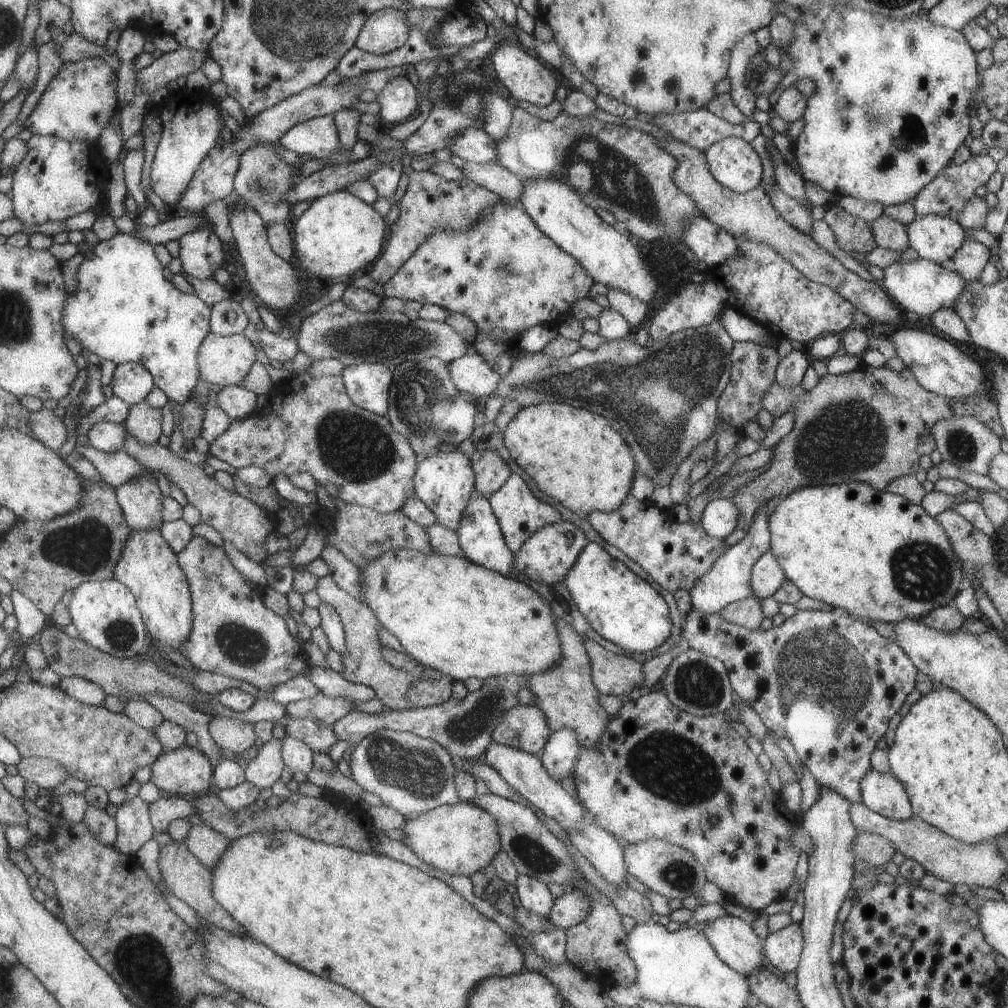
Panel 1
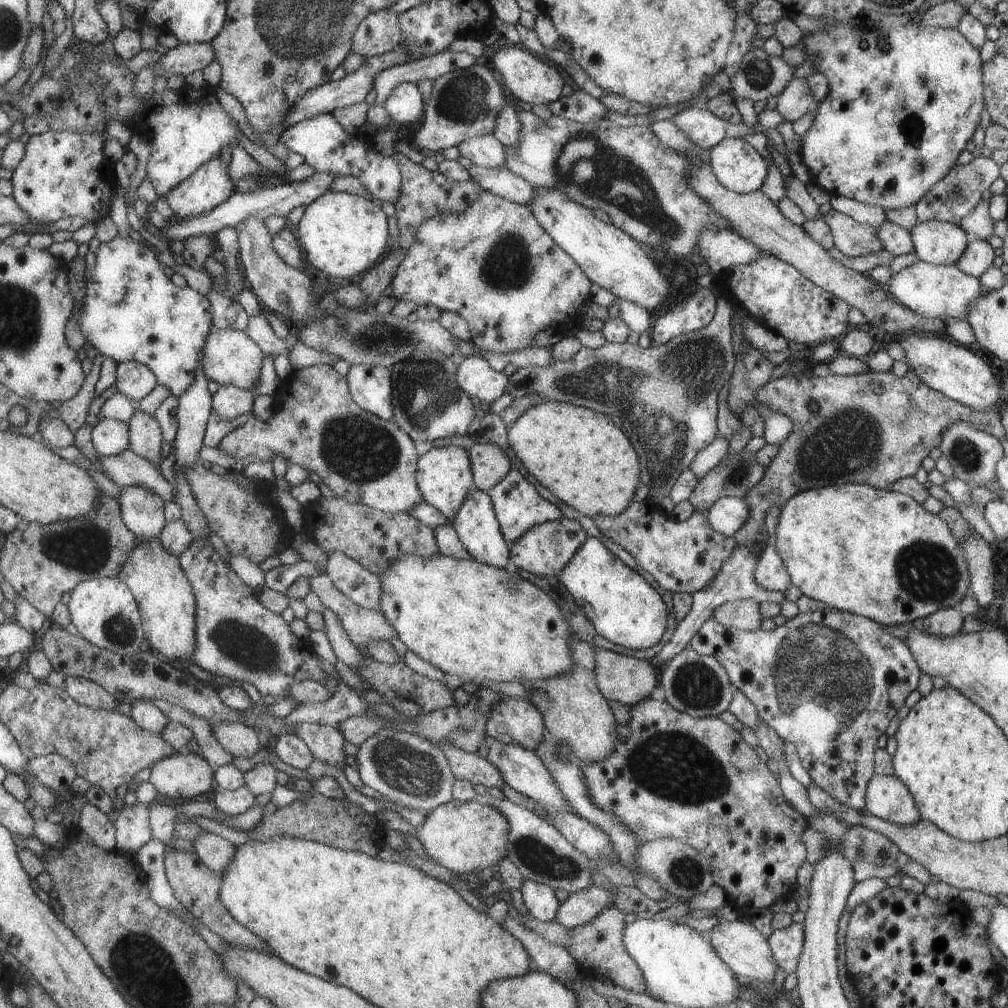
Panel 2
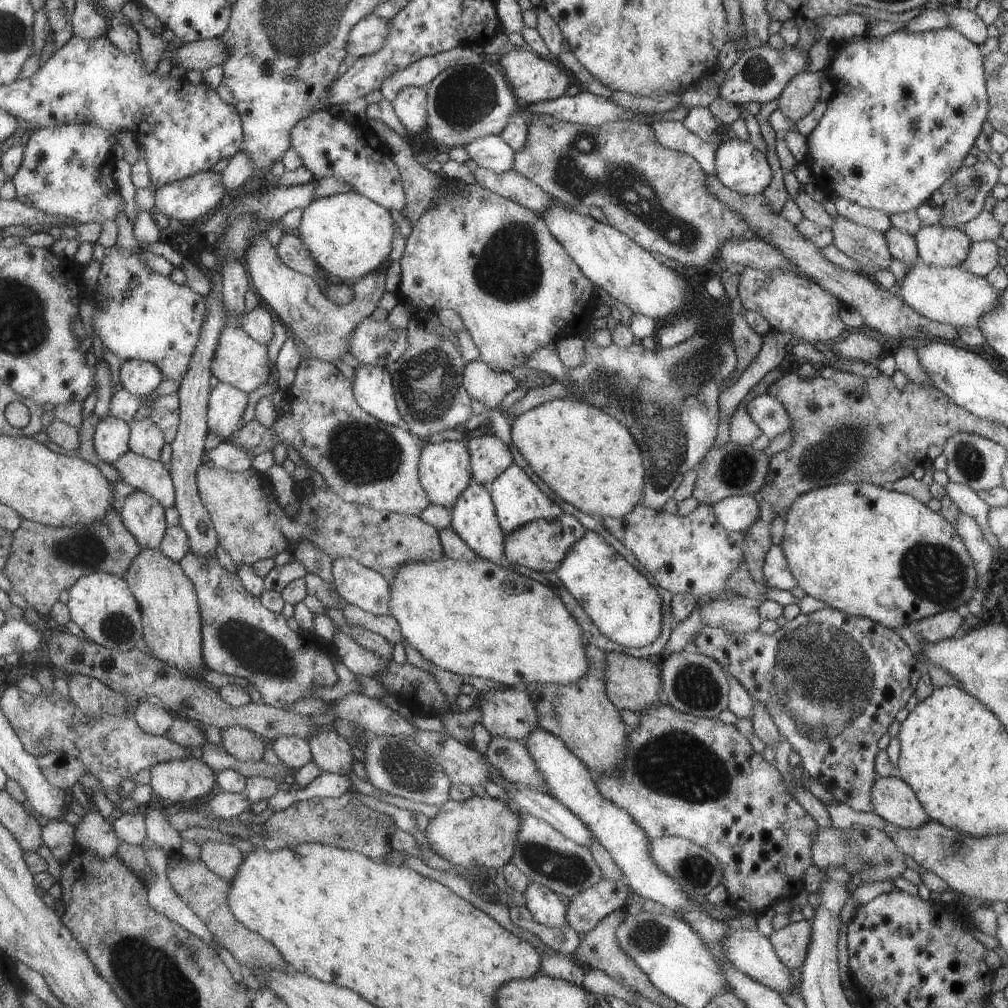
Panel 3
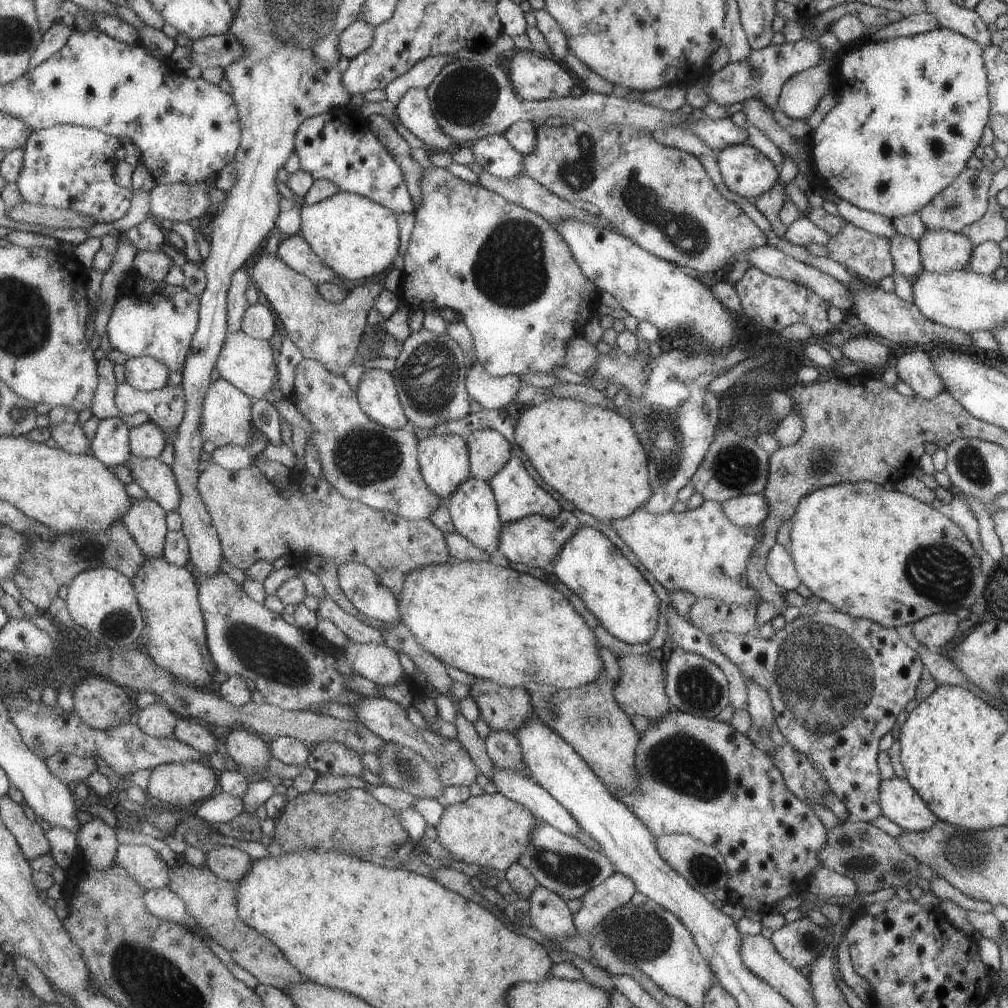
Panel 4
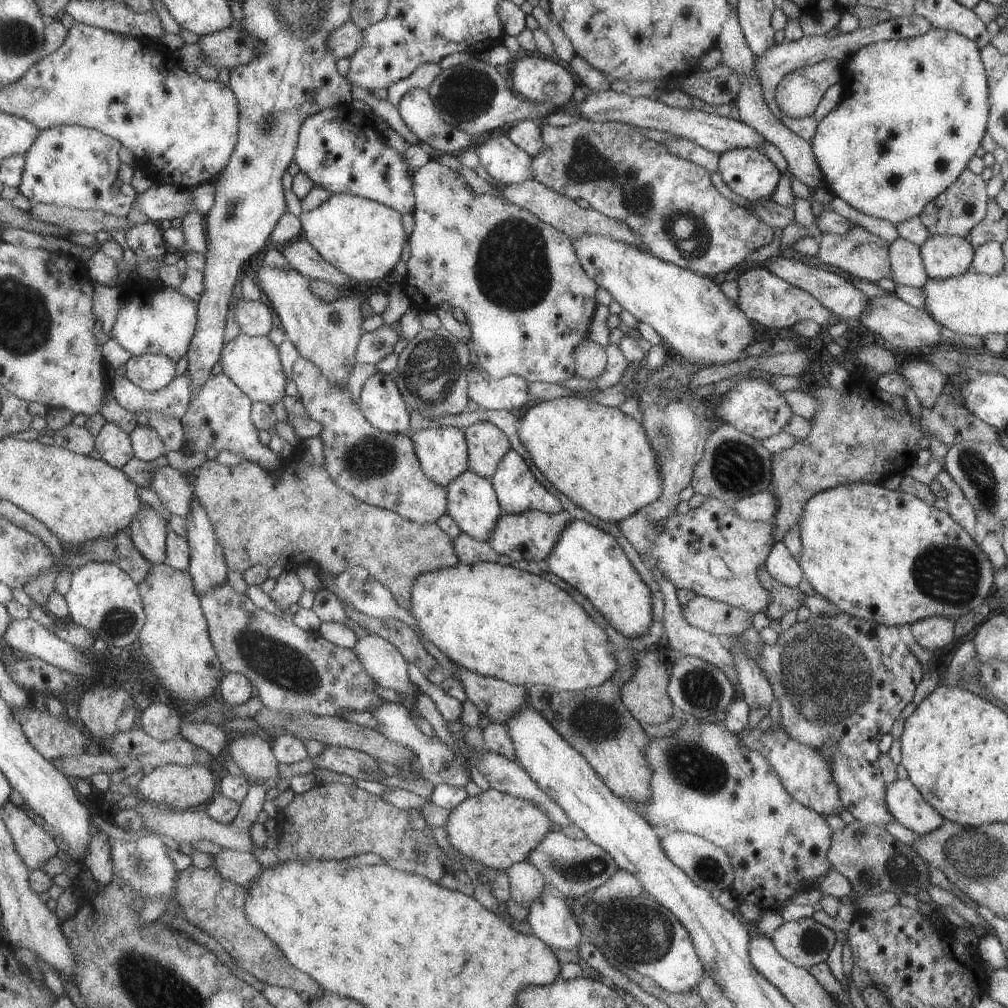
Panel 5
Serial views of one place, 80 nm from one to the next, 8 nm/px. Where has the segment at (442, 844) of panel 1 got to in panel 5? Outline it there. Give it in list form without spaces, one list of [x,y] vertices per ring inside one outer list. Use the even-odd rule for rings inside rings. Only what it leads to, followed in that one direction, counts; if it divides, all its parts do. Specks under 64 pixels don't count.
[[[490,788],[456,804],[442,828],[445,839],[469,862],[474,860],[487,868],[505,871],[513,863],[525,861],[527,853],[554,826],[547,815],[529,801]]]

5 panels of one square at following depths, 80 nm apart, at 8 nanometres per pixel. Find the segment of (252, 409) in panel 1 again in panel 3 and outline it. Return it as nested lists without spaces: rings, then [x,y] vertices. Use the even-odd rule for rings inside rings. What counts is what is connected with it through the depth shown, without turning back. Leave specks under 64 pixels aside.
[[[219,382],[210,394],[209,426],[225,441],[234,437],[245,424],[241,422],[249,404],[249,393]]]

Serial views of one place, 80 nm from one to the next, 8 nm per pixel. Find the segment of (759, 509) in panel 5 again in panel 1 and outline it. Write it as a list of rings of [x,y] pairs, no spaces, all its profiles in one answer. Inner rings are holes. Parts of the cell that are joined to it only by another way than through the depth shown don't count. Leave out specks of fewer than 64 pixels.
[[[711,499],[702,510],[699,523],[707,536],[723,541],[736,527],[738,510],[729,499]]]

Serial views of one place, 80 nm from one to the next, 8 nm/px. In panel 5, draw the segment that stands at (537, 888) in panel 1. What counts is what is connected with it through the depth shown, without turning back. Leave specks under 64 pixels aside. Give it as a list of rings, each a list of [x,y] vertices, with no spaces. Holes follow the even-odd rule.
[[[541,892],[531,901],[525,915],[532,934],[541,942],[557,954],[580,960],[576,954],[580,926],[565,899]]]

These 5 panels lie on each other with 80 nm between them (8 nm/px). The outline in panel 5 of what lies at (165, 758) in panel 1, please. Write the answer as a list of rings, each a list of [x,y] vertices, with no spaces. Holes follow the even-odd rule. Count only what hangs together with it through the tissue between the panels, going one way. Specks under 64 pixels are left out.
[[[166,764],[149,769],[136,788],[137,794],[144,800],[153,800],[156,804],[173,806],[181,811],[187,811],[188,808],[199,804],[209,804],[214,799],[215,790],[217,790],[217,782],[208,766],[178,764]]]

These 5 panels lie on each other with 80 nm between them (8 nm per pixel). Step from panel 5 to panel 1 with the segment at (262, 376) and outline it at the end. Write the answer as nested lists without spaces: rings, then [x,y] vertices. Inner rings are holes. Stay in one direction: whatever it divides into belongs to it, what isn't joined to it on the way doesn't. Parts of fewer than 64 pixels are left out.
[[[211,331],[200,348],[198,365],[203,380],[227,387],[241,385],[257,361],[257,348],[243,333],[223,336]]]

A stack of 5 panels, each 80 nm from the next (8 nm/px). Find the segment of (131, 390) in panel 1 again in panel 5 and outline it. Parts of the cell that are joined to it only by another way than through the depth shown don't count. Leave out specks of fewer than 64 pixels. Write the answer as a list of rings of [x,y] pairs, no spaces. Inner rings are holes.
[[[132,355],[126,362],[126,376],[143,390],[165,389],[178,375],[178,364],[165,355]]]

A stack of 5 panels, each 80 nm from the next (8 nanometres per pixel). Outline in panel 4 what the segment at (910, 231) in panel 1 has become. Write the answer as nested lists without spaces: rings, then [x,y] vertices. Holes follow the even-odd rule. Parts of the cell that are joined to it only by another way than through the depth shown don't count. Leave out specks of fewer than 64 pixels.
[[[925,229],[918,238],[922,268],[932,273],[967,268],[972,247],[960,232]]]

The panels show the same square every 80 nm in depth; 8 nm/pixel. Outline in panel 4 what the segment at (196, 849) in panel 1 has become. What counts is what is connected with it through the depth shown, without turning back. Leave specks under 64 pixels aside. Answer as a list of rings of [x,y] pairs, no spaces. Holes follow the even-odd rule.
[[[213,847],[205,854],[207,866],[224,881],[239,884],[240,880],[251,870],[254,861],[247,852],[237,847]]]

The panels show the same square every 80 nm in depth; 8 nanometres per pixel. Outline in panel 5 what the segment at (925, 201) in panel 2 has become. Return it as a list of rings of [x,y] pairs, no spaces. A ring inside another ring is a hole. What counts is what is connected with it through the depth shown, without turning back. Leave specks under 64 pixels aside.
[[[965,167],[955,182],[925,204],[918,214],[923,226],[931,235],[955,235],[965,239],[969,230],[985,216],[988,199],[985,185],[981,175]]]

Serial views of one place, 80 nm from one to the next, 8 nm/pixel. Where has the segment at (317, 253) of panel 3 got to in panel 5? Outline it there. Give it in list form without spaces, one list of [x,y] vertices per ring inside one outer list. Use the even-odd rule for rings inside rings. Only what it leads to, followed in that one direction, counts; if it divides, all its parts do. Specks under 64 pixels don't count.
[[[337,193],[310,211],[297,210],[297,213],[301,238],[308,241],[323,260],[353,280],[353,284],[389,278],[406,237],[397,211],[359,195]]]

